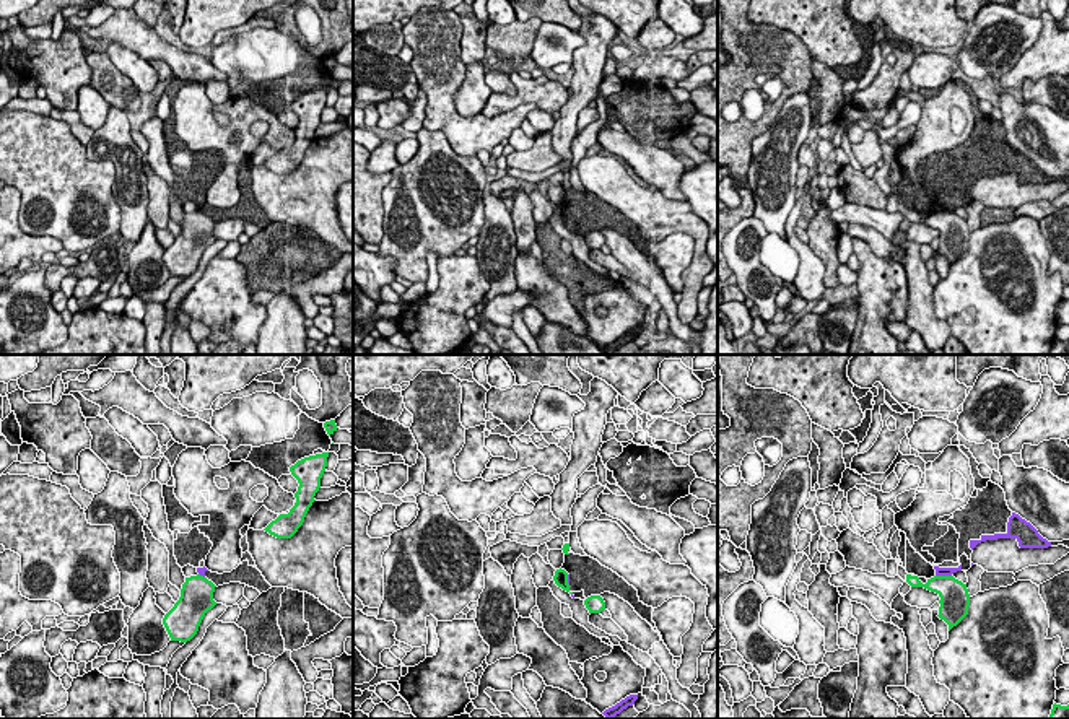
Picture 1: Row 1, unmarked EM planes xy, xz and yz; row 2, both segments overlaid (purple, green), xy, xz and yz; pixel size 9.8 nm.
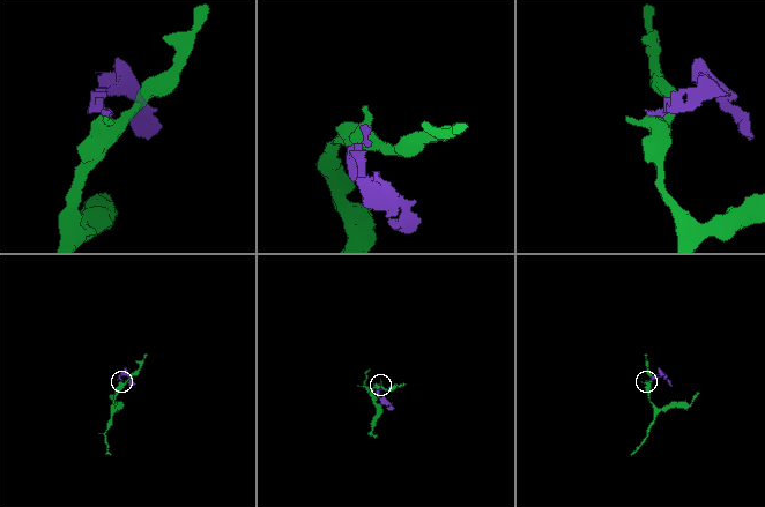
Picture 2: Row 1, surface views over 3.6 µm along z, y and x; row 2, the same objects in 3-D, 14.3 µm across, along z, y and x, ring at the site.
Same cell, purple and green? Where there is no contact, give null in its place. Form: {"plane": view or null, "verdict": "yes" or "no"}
{"plane": "yz", "verdict": "no"}

